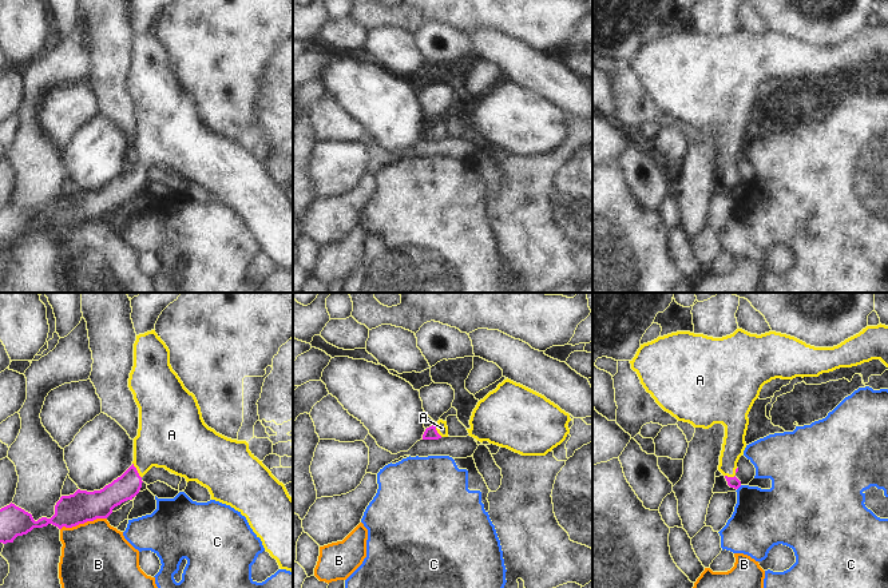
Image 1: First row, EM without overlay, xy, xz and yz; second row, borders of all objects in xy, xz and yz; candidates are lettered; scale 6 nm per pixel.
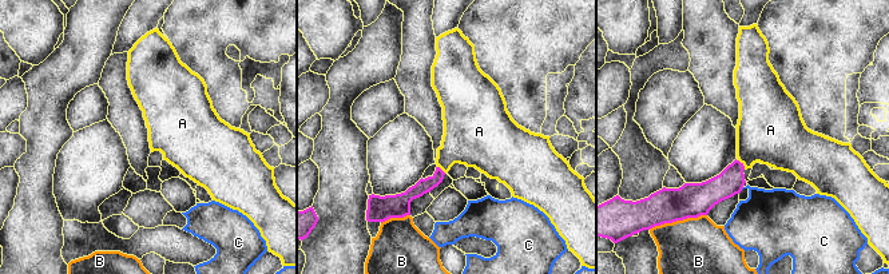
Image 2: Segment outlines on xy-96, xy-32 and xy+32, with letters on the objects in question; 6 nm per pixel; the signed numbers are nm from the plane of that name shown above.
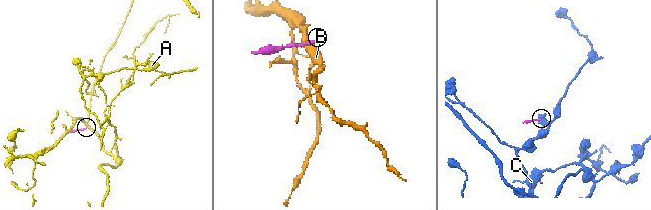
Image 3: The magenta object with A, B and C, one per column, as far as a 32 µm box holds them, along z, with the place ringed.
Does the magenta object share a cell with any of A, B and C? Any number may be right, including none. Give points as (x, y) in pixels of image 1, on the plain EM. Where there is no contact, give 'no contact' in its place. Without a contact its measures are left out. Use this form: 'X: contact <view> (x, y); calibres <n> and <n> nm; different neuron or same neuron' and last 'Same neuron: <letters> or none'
A: contact xy (137, 171); calibres 150 and 340 nm; same neuron
B: contact xy (83, 223); calibres 190 and 440 nm; different neuron
C: contact yz (738, 187); calibres 70 and 360 nm; different neuron
Same neuron: A

